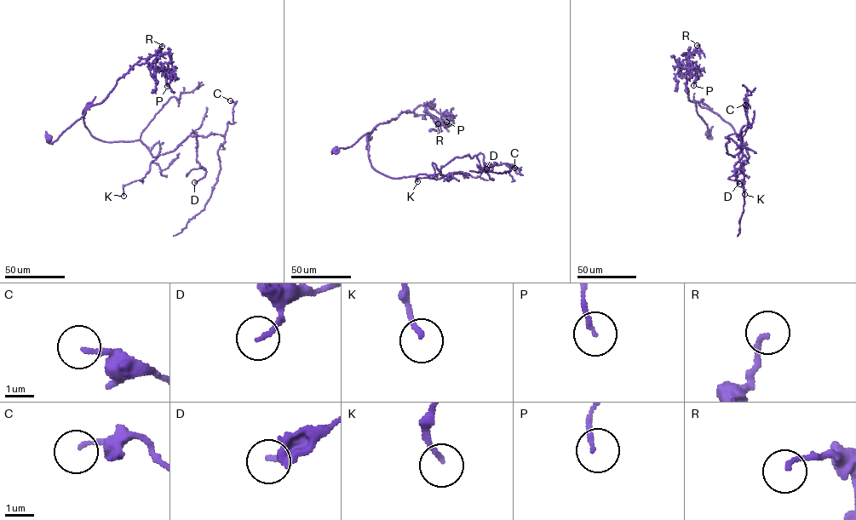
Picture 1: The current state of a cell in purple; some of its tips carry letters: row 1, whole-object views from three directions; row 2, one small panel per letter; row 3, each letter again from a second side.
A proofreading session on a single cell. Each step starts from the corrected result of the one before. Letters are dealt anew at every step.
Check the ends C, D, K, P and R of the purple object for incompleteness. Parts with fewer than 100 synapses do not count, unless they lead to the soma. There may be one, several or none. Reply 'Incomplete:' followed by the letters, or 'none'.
Incomplete: none

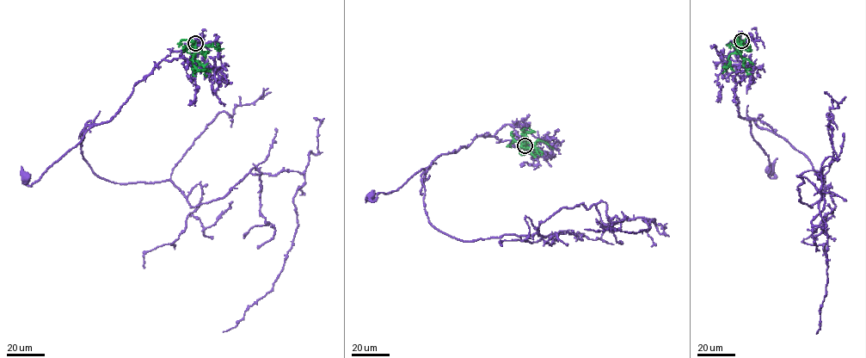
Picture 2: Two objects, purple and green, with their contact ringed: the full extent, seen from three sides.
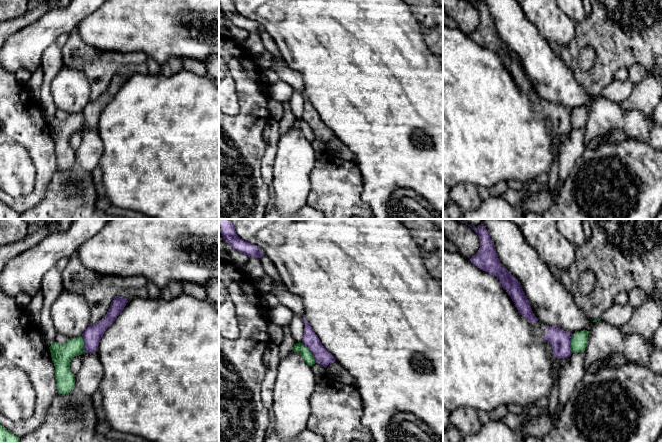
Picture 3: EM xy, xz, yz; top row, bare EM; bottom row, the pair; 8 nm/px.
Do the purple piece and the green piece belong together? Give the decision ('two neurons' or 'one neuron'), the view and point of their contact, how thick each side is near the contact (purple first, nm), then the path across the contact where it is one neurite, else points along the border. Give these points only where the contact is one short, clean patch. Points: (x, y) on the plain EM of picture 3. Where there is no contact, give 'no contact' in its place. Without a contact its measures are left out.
two neurons; meets purple in xz at (310, 126); 120 nm thick on the purple side, 80 nm on the other

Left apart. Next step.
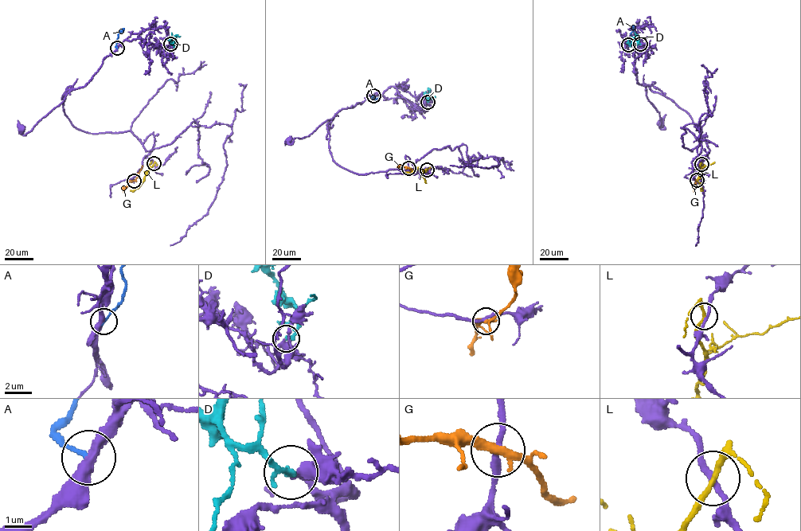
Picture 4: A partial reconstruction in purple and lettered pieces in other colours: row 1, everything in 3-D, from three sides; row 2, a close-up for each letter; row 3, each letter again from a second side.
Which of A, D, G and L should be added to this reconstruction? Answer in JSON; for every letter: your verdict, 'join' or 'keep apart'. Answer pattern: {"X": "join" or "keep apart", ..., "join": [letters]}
{"A": "keep apart", "D": "join", "G": "keep apart", "L": "keep apart", "join": ["D"]}

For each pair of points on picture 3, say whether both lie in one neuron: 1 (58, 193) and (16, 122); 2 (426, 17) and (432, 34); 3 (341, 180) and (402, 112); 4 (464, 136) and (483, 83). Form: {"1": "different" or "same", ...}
{"1": "different", "2": "same", "3": "different", "4": "same"}

